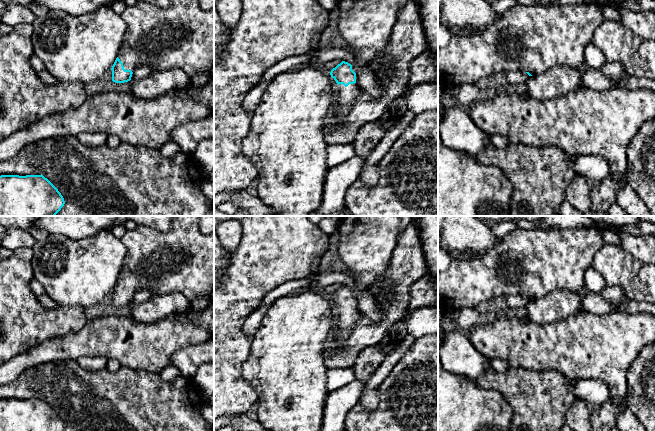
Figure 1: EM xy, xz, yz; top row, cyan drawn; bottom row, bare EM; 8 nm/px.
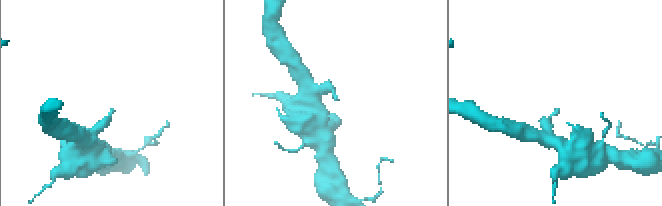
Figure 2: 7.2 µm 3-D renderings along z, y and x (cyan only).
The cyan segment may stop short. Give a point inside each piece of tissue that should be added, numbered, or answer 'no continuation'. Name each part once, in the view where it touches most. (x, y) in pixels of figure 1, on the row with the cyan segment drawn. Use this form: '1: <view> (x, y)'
1: xz (345, 97)

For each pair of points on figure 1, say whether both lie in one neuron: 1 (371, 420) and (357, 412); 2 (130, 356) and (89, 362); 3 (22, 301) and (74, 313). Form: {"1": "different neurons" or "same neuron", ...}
{"1": "same neuron", "2": "different neurons", "3": "same neuron"}

